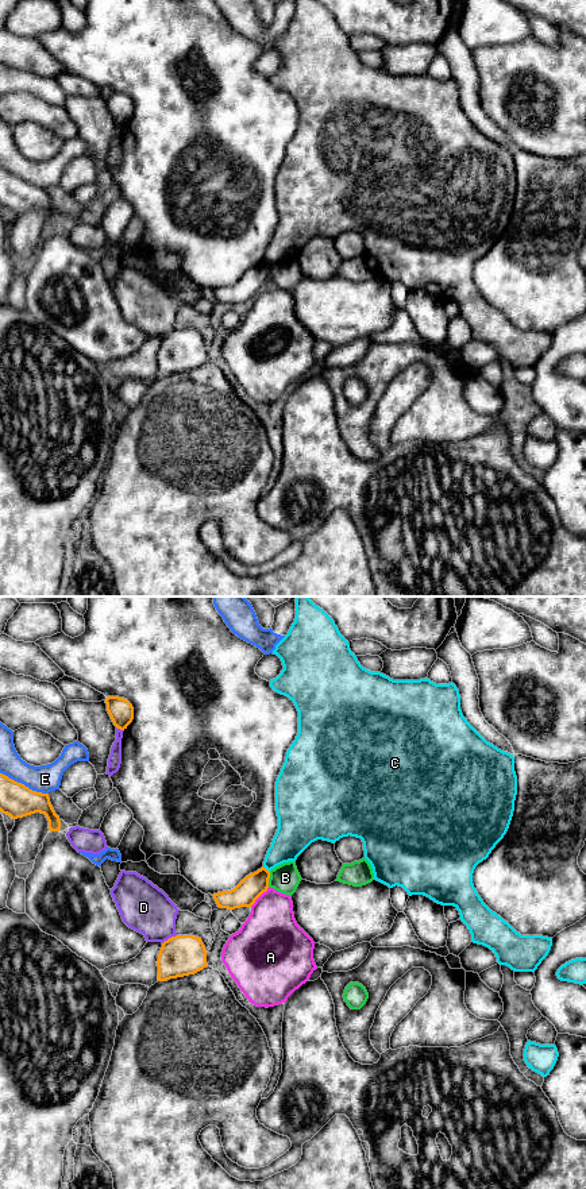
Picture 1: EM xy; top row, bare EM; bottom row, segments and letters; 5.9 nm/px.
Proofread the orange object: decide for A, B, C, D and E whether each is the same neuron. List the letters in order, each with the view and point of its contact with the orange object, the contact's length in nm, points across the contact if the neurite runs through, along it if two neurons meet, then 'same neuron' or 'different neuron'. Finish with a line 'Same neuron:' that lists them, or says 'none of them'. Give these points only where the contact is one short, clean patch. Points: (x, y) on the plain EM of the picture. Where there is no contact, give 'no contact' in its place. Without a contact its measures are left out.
A: xy (259, 290) | 170 nm | different neuron
B: xy (269, 273) | 100 nm | along xy (270, 266), (268, 281) | different neuron
C: xy (265, 263) | 50 nm | different neuron
D: xy (169, 334) | 110 nm | different neuron
E: xy (23, 180) | 320 nm | different neuron
Same neuron: none of them

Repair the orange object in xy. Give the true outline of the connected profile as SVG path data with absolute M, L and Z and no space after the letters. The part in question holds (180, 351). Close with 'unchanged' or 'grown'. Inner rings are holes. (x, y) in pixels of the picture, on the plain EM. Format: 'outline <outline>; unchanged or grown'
outline M176 331L162 339L158 350L158 377L194 370L207 363L207 345L198 332Z; unchanged

